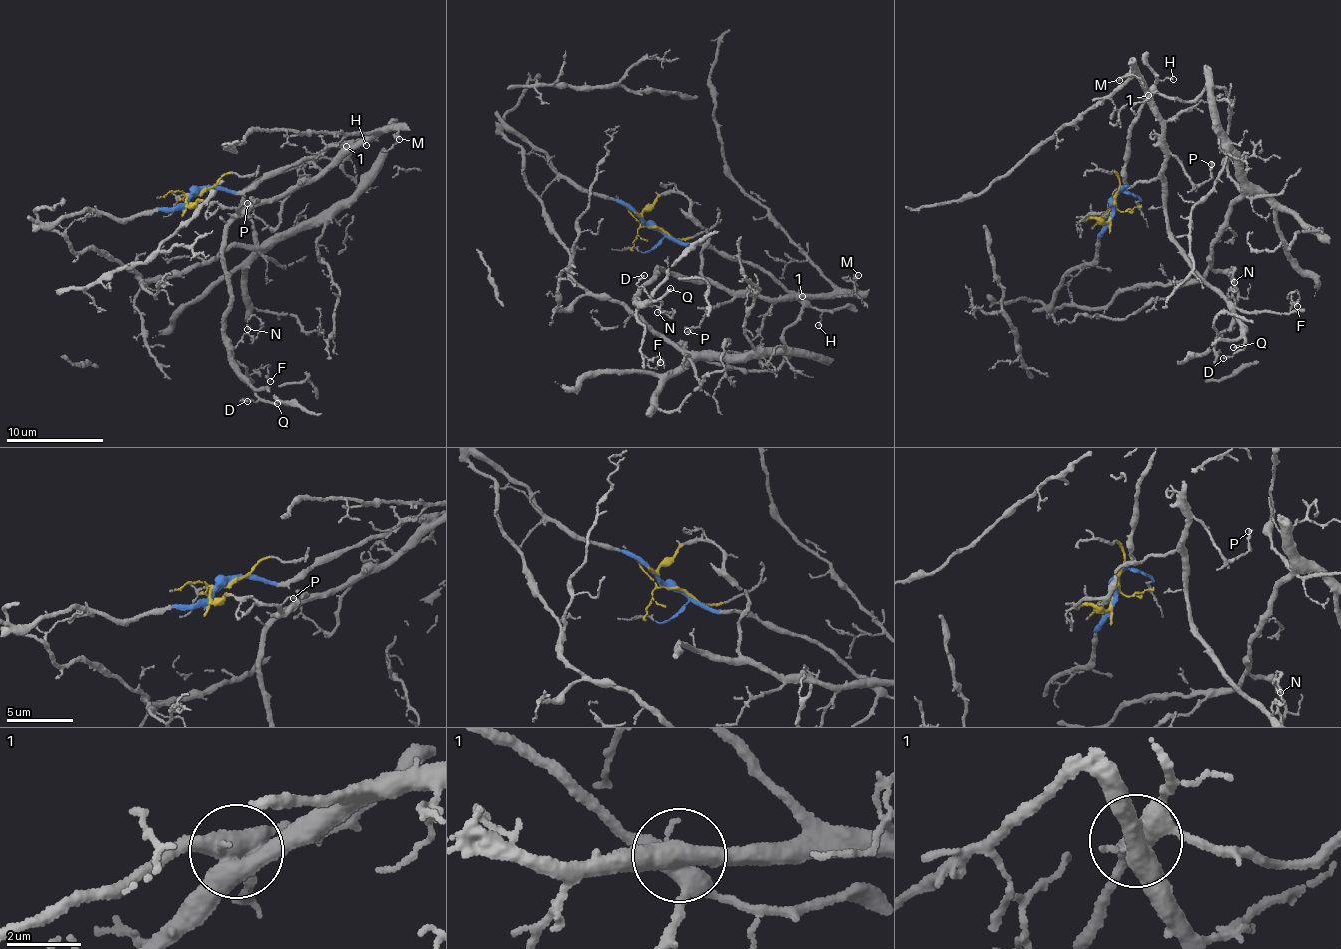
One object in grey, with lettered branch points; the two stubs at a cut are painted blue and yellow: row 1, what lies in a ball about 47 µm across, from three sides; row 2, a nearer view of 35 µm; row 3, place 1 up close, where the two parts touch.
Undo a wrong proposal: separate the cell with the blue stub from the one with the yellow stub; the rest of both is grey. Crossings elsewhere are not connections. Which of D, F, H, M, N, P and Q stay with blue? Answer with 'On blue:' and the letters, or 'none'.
On blue: H

